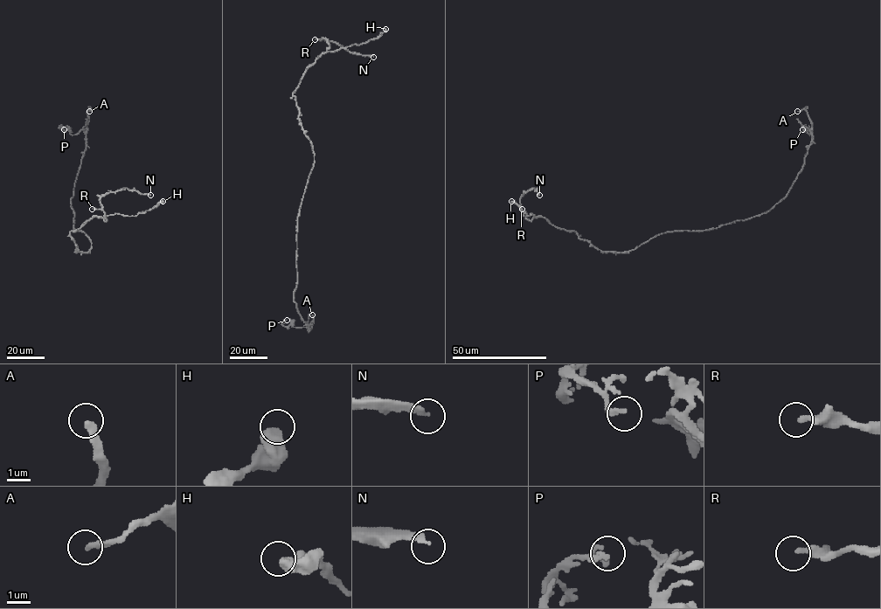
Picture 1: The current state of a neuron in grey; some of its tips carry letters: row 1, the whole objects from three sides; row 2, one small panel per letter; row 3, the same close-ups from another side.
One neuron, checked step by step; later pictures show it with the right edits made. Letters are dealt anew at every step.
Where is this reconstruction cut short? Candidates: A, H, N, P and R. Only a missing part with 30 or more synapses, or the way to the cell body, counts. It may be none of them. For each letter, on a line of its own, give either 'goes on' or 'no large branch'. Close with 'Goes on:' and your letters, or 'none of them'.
A: goes on
H: no large branch
N: goes on
P: no large branch
R: no large branch
Goes on: A, N

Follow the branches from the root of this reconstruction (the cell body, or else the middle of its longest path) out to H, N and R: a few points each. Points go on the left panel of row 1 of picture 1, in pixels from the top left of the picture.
H: (86, 234), (91, 248), (87, 252), (78, 252), (70, 231), (90, 218), (116, 213), (135, 216), (163, 201)
N: (86, 234), (91, 248), (78, 252), (70, 231), (92, 217), (107, 219), (106, 194), (126, 188), (150, 195)
R: (86, 234), (91, 248), (87, 252), (78, 252), (70, 231), (92, 217), (107, 219), (102, 211), (92, 209)

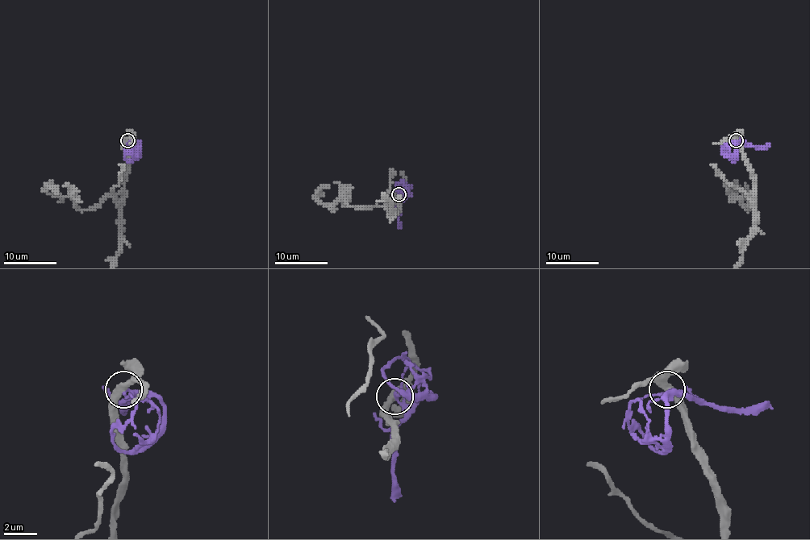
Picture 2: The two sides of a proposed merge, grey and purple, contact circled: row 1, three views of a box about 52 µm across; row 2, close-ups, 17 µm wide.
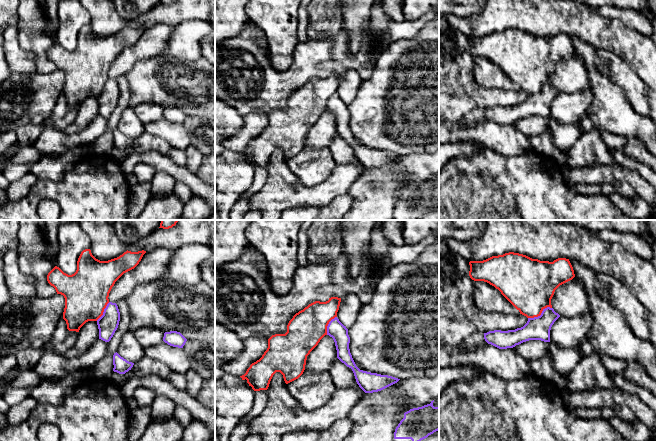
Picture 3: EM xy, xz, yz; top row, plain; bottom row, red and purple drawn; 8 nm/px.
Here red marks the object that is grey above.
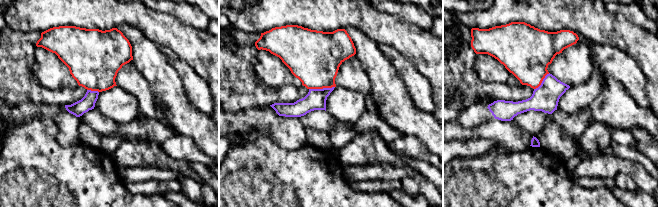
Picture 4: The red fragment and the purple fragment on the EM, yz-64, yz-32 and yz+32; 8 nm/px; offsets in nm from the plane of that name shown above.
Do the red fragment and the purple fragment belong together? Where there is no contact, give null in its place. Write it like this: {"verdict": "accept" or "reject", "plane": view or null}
{"verdict": "reject", "plane": "yz"}

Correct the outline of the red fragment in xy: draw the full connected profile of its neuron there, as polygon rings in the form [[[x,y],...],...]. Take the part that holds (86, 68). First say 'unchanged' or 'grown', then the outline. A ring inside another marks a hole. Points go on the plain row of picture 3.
unchanged; [[[90,25],[81,28],[77,37],[77,46],[68,51],[55,42],[47,51],[48,59],[53,62],[57,70],[65,74],[63,95],[69,107],[79,108],[80,104],[88,97],[97,97],[109,79],[109,69],[115,58],[126,48],[134,45],[141,37],[146,27],[126,27],[117,34],[100,37],[96,35]]]

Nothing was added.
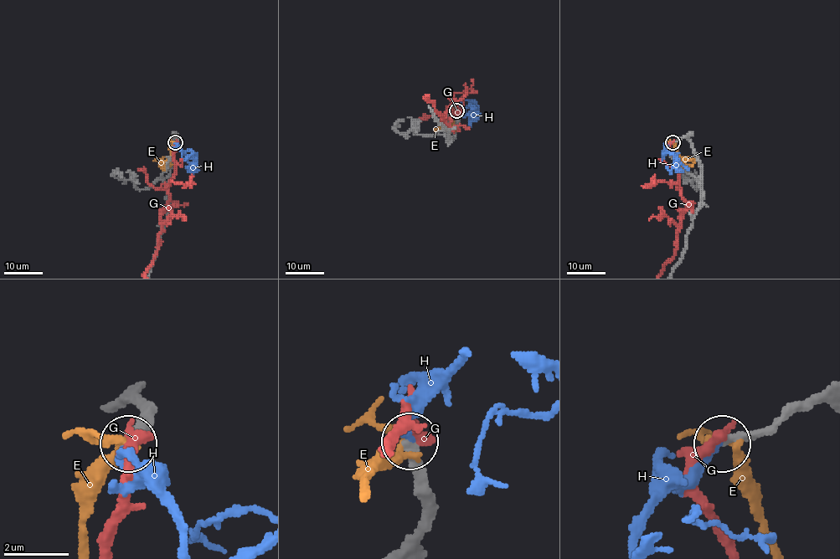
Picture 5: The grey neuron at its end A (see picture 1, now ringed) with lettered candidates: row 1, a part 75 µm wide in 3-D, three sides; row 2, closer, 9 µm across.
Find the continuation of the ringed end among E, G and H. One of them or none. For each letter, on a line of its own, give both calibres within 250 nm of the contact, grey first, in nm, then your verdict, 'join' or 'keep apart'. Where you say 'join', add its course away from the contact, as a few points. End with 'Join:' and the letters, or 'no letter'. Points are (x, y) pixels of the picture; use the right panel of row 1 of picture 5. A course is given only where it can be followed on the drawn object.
E: 320/200 nm | keep apart
G: 280/420 nm | keep apart
H: 280/220 nm | join
Join: H

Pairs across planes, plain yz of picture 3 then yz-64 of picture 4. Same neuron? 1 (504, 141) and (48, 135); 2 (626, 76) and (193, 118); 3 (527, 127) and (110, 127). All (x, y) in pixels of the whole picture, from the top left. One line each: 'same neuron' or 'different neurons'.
1: different neurons
2: different neurons
3: same neuron

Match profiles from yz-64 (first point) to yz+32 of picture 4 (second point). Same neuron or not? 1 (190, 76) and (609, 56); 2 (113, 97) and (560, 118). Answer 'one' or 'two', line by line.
1: one
2: two

